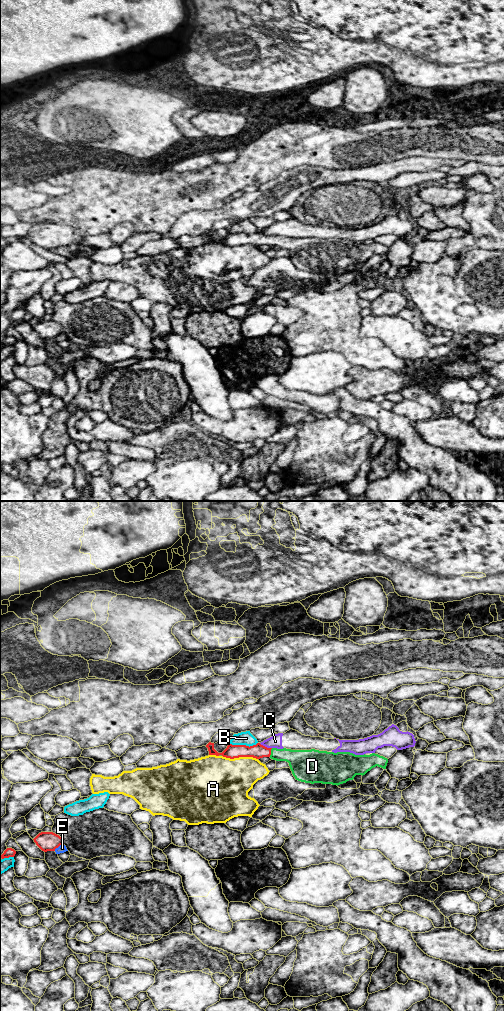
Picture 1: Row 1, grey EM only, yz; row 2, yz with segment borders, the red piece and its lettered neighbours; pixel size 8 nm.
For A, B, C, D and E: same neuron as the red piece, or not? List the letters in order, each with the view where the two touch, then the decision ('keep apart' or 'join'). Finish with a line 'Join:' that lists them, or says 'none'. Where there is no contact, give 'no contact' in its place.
A: yz | keep apart
B: yz | keep apart
C: yz | keep apart
D: yz | join
E: yz | keep apart
Join: D

